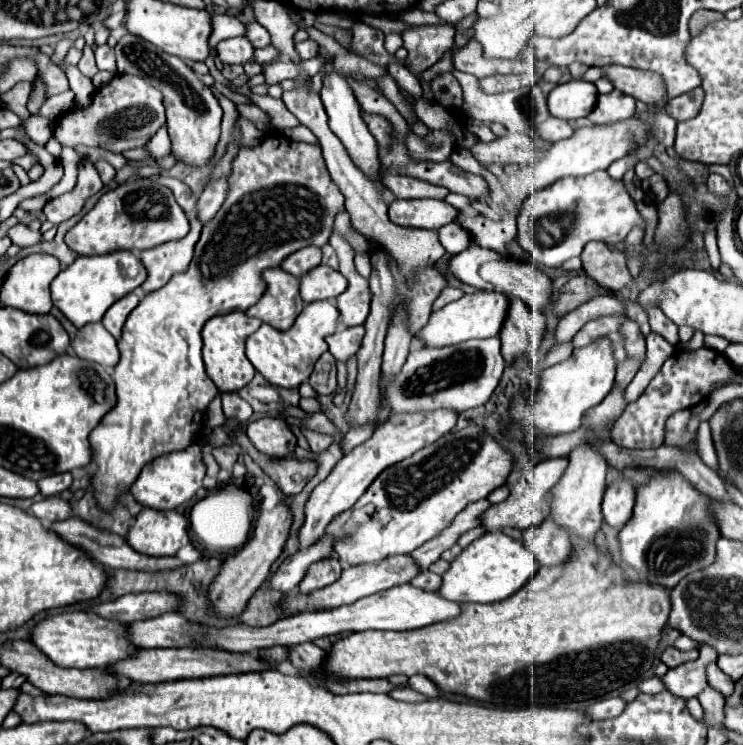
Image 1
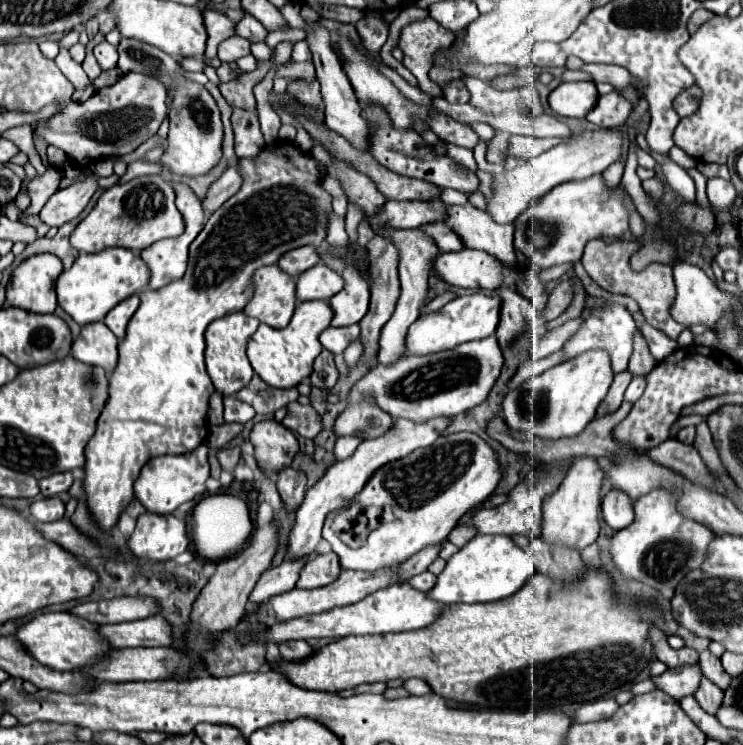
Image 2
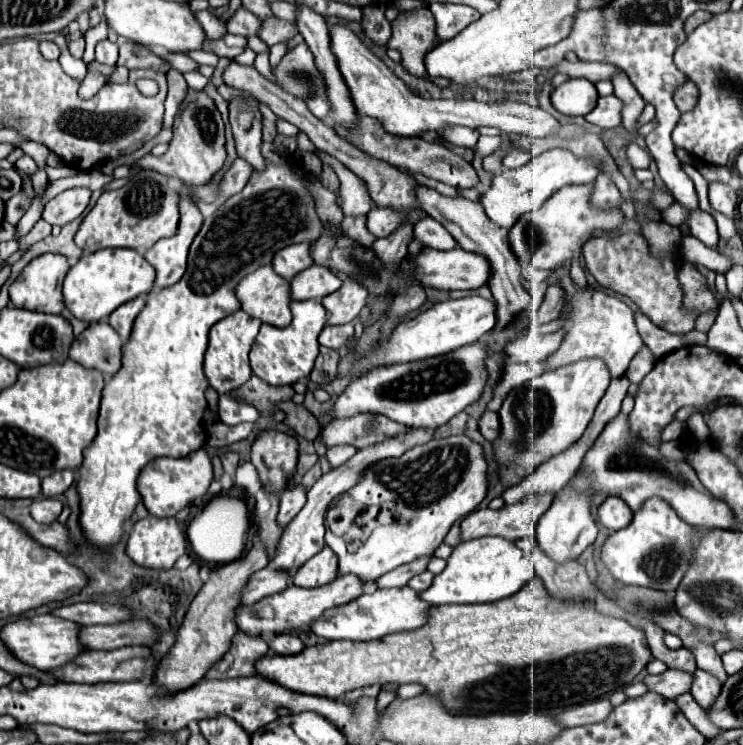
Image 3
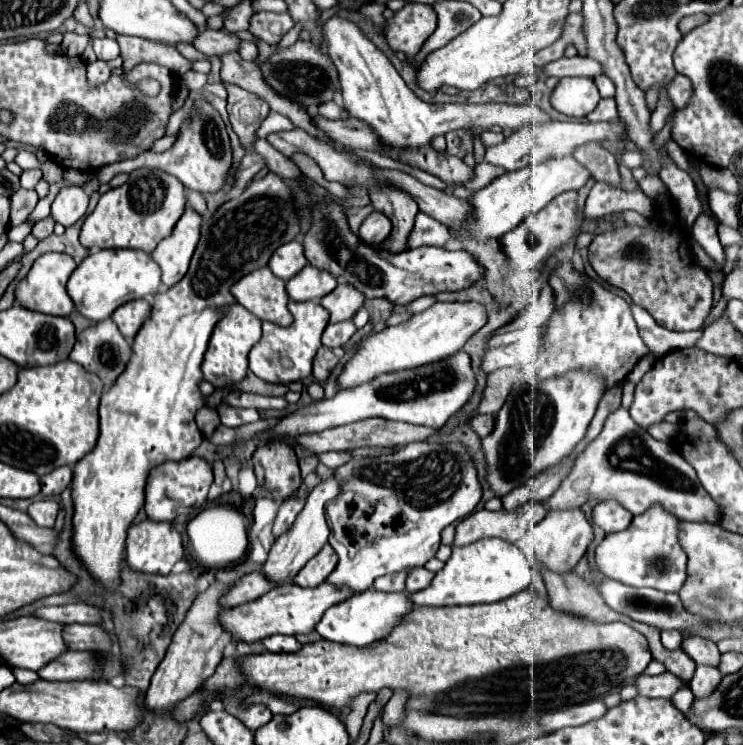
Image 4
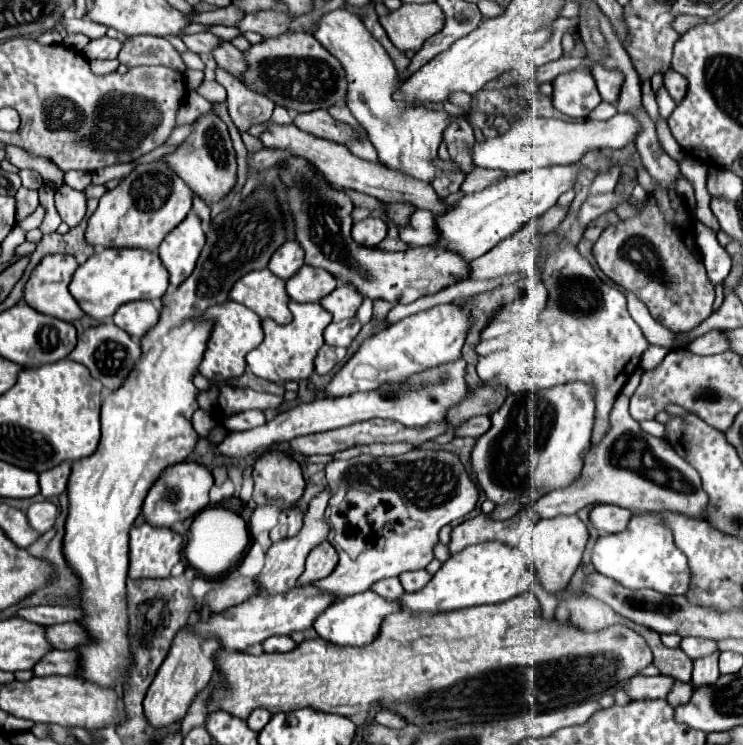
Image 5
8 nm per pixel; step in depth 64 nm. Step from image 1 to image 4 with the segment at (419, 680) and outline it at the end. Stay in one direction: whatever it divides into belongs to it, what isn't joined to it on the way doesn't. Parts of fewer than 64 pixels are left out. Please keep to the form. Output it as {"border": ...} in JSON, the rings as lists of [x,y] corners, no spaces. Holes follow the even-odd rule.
{"border":[[[396,692],[388,704],[384,706],[384,712],[382,712],[382,722],[386,726],[398,726],[402,720],[404,720],[404,702],[406,702],[406,694],[404,692]]]}

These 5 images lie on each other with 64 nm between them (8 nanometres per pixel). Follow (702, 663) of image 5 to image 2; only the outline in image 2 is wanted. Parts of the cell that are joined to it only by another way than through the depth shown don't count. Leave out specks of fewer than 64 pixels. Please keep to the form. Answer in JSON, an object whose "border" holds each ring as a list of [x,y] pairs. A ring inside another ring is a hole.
{"border":[[[702,676],[700,688],[694,692],[694,698],[698,700],[698,704],[700,704],[708,714],[714,714],[714,712],[718,710],[720,702],[722,702],[722,694],[724,694],[724,692],[722,692],[716,684],[712,684],[706,676]]]}

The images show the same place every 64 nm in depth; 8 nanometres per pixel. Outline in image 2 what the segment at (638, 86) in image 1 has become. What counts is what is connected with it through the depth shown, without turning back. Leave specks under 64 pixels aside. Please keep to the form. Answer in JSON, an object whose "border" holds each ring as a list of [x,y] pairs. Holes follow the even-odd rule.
{"border":[[[584,64],[580,70],[588,72],[594,82],[608,82],[608,84],[612,84],[618,90],[626,88],[626,86],[634,86],[640,92],[640,88],[636,86],[638,82],[622,66],[614,66],[614,64]]]}

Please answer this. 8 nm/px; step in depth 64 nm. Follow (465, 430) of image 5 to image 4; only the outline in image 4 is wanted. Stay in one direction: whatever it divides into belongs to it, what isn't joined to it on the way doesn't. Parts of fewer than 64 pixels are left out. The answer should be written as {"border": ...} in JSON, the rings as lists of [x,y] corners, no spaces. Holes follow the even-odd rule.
{"border":[[[492,414],[474,416],[474,418],[470,418],[468,424],[470,424],[470,428],[472,428],[480,438],[484,438],[484,436],[488,436],[488,434],[492,432],[494,416],[492,416]]]}

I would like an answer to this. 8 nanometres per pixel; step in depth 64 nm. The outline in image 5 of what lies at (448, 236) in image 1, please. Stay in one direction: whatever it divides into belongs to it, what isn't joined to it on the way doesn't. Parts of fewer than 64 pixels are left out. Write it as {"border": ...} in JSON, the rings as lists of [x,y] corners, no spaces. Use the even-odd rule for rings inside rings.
{"border":[[[414,210],[406,226],[398,228],[398,236],[402,242],[408,246],[426,246],[436,240],[436,228],[434,224],[434,214],[428,210]]]}

